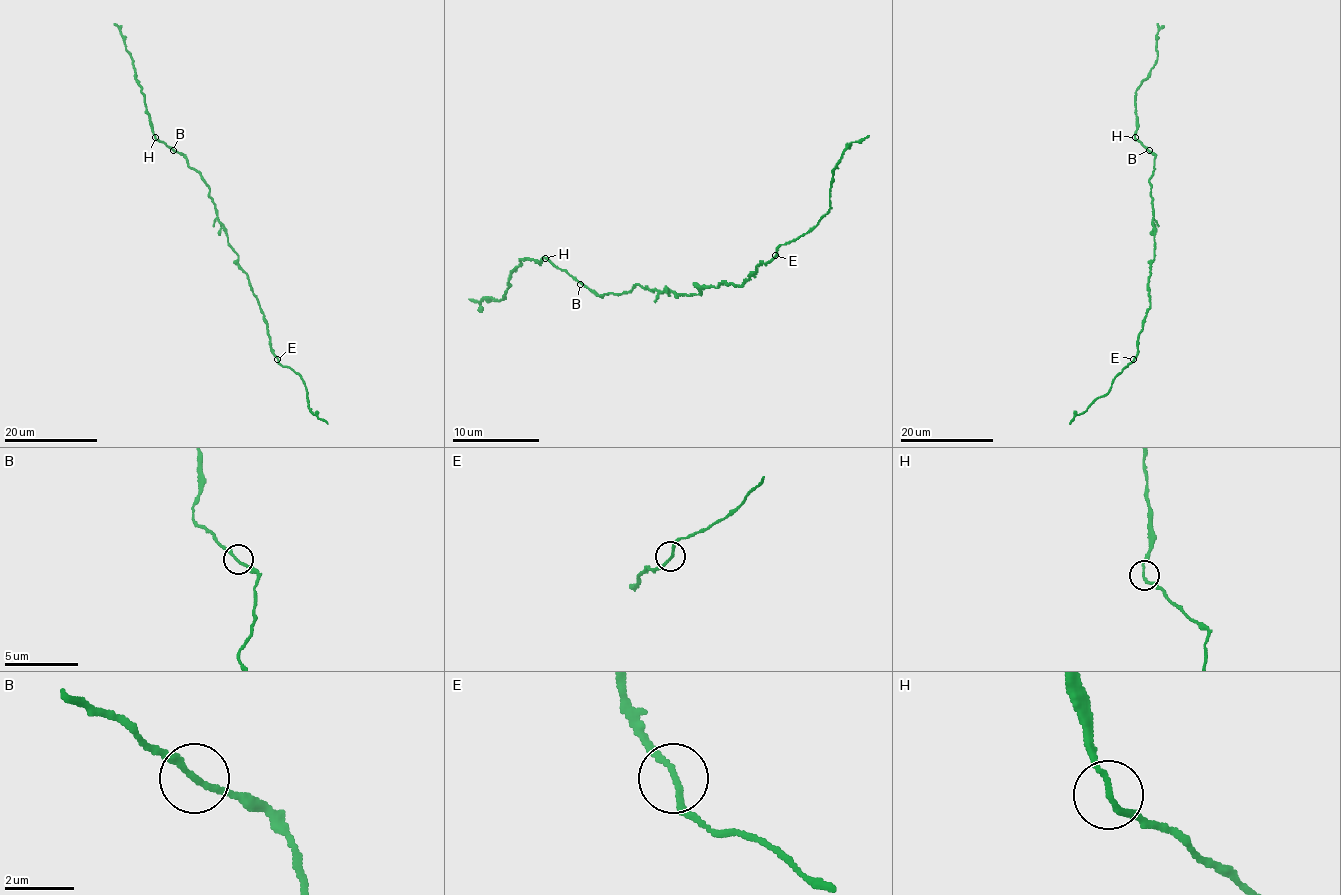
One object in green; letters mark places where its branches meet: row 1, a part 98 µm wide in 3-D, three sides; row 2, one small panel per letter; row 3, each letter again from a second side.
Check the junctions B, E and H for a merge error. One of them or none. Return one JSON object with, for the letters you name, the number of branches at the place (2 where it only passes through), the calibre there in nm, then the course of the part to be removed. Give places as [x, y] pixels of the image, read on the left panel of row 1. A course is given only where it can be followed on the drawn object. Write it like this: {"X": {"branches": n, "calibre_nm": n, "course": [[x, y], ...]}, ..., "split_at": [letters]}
{"E": {"branches": 2, "calibre_nm": 150, "course": [[277, 359], [303, 378], [308, 409], [327, 424]]}, "split_at": ["E"]}

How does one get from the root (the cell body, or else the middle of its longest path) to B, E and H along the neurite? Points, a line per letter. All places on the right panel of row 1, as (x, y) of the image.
B: (1153, 230), (1149, 179), (1153, 172), (1155, 155), (1149, 150)
E: (1153, 230), (1155, 254), (1148, 281), (1150, 307), (1138, 335), (1137, 355), (1134, 359)
H: (1153, 230), (1149, 179), (1153, 172), (1155, 155), (1135, 137)

